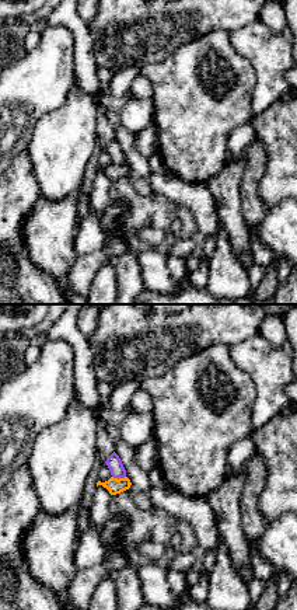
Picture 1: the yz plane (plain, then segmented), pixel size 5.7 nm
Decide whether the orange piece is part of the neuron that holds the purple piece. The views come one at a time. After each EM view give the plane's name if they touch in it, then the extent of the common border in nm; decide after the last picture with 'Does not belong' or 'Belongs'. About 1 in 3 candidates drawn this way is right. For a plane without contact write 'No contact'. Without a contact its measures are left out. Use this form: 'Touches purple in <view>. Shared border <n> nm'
Touches purple in yz. Shared border 80 nm

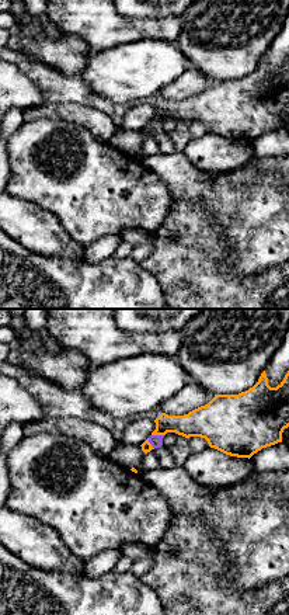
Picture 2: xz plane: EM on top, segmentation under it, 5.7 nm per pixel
Touches purple in xz. Shared border 70 nm

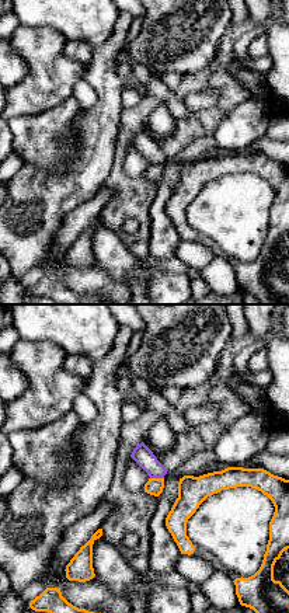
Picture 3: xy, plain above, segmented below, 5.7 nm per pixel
Touches purple in xy. Shared border 80 nm

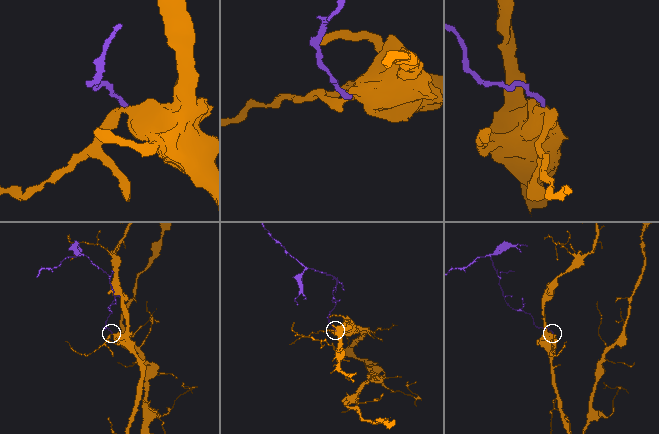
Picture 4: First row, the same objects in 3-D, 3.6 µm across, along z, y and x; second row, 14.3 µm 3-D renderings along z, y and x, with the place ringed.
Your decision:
Does not belong

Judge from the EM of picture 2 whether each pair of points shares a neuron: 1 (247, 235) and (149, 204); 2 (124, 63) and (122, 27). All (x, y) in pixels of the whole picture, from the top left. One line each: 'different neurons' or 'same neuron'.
1: different neurons
2: different neurons

